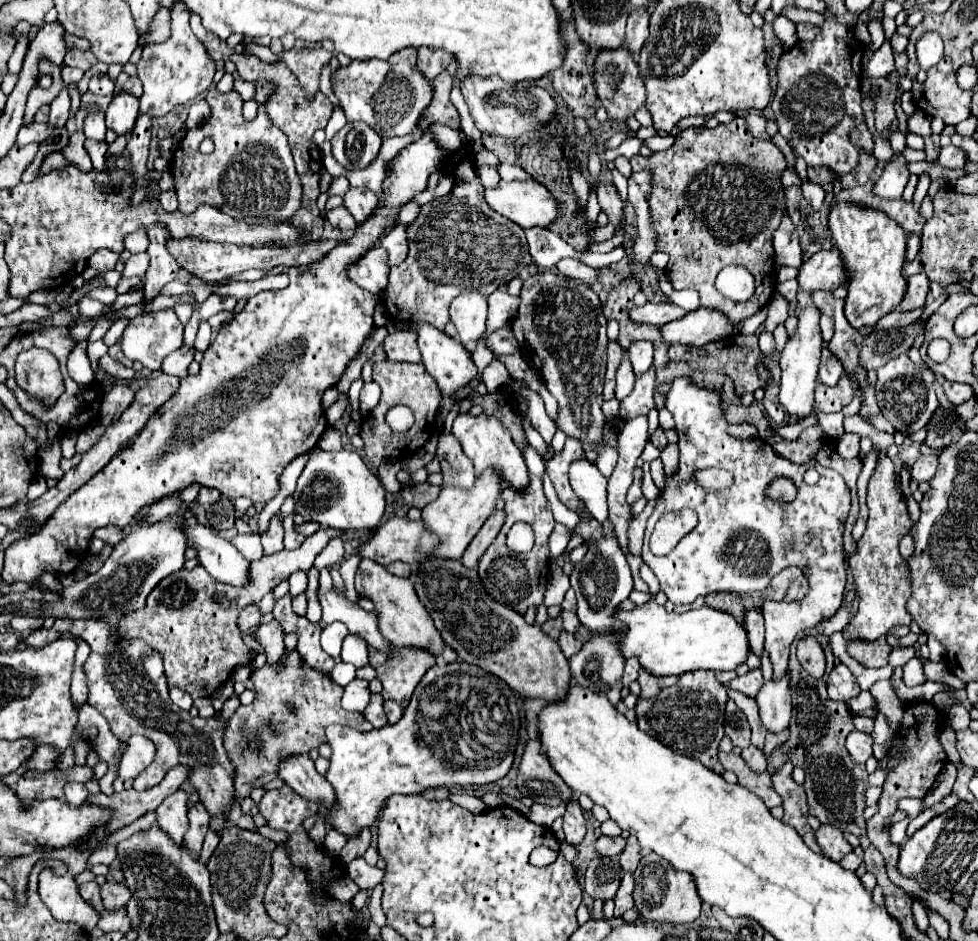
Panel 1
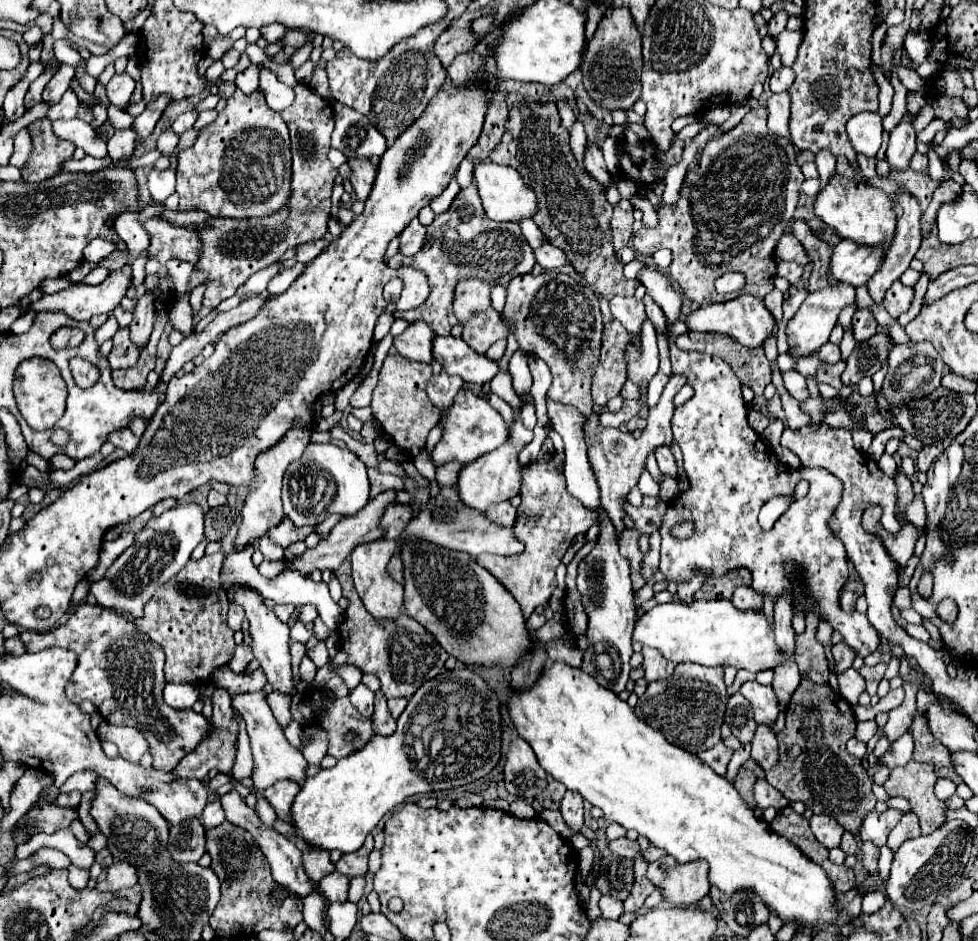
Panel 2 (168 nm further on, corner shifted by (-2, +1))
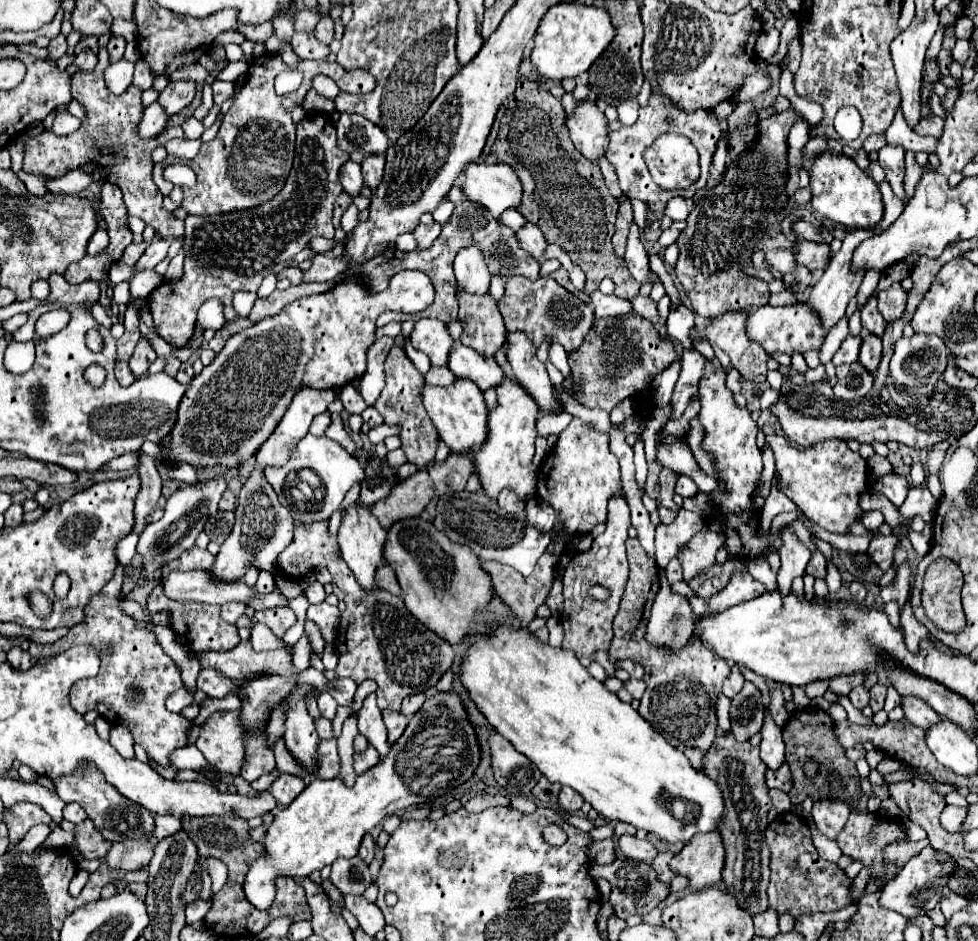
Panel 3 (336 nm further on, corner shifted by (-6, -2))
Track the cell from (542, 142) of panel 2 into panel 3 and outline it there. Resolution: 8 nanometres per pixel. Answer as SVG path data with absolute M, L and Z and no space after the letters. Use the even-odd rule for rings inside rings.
M519 77L515 93L509 95L505 103L505 115L499 121L501 129L485 163L509 163L515 169L523 185L523 197L517 211L527 221L539 225L545 239L561 245L571 261L583 269L587 275L587 293L597 289L603 277L609 277L615 283L617 297L631 299L639 295L641 285L635 283L625 261L617 257L611 245L619 201L605 187L599 165L583 159L583 155L575 151L565 127L561 99L553 97L535 81Z

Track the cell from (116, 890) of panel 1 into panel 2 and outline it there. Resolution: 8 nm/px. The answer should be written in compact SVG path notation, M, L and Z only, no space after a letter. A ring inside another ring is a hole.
M115 862L103 882L97 884L99 892L117 892L121 888L131 888L137 884L137 870L127 862Z

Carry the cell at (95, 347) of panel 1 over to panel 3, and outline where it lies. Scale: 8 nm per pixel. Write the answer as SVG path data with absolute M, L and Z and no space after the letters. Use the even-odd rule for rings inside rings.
M121 282L113 288L113 299L117 305L121 305L123 302L130 301L130 288L128 282Z

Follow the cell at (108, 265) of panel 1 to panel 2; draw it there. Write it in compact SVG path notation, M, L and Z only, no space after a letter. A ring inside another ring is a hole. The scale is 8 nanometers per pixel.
M97 238L97 240L93 240L93 242L85 248L83 256L85 256L85 260L89 260L89 262L101 262L101 260L107 258L109 254L113 254L113 252L115 252L115 244L113 244L113 242L103 240L103 238Z

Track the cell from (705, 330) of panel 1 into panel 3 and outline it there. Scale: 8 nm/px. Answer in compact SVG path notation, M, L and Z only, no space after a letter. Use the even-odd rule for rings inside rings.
M803 301L795 305L785 305L785 307L757 307L747 311L747 333L749 339L757 341L759 345L765 347L765 351L771 355L775 351L779 353L807 353L807 351L819 351L823 345L823 339L827 337L827 331L823 333L823 323L819 323L819 315L811 311L811 307L805 307Z

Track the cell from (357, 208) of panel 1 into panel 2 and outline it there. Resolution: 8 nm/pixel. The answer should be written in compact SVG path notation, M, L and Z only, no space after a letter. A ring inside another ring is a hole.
M349 158L347 162L353 168L349 182L351 182L353 190L355 190L355 196L357 196L357 200L365 202L371 188L373 188L377 168L375 168L375 164L371 160L363 160L363 158Z

